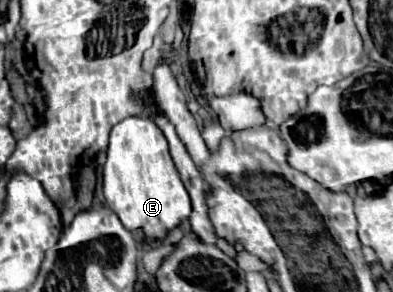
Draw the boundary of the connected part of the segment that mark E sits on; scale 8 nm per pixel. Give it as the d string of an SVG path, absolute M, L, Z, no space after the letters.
M127 116L111 128L107 162L103 168L103 194L107 206L127 230L142 230L147 238L165 238L191 214L191 200L171 160L167 138L153 118Z

